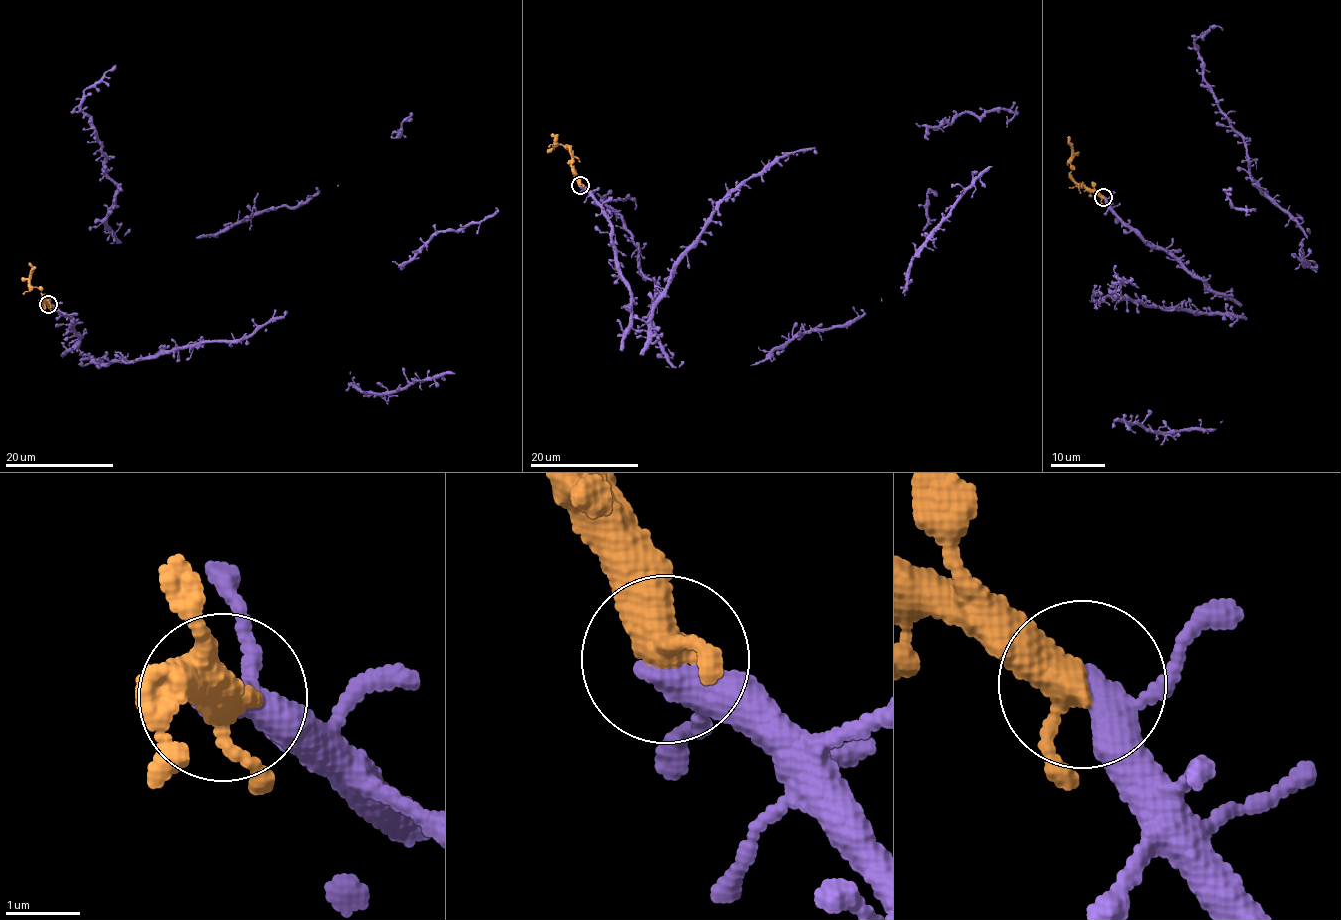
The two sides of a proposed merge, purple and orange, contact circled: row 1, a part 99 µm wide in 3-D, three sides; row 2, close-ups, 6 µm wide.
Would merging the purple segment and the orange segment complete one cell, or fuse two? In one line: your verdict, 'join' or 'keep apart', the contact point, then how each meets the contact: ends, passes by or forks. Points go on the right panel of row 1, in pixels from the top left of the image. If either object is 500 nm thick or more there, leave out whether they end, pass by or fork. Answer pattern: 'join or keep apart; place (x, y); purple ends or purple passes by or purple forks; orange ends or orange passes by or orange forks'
join; place (1103, 197); purple passes by; orange passes by

